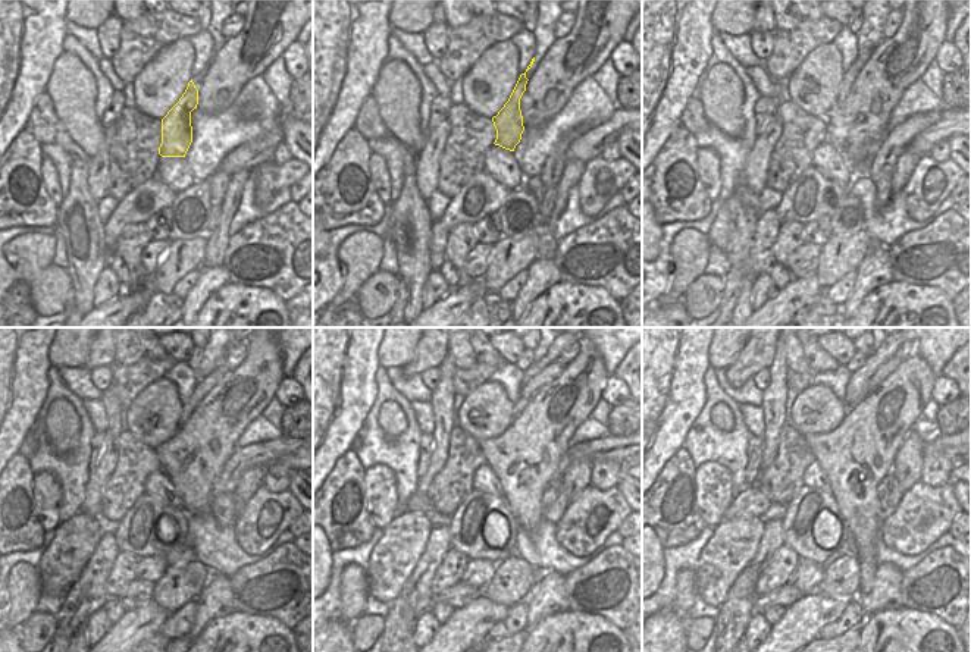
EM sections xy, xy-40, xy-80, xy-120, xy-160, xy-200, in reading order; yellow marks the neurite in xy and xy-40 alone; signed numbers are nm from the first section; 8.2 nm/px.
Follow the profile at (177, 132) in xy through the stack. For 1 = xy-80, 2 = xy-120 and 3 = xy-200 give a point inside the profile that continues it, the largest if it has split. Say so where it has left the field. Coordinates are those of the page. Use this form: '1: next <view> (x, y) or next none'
1: next xy-80 (851, 74)
2: next xy-120 (207, 384)
3: next xy-200 (885, 370)

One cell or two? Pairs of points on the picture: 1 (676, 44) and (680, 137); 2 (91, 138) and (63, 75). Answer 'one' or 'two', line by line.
1: two
2: one

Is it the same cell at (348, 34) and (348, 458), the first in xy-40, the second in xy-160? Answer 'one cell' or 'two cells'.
two cells

